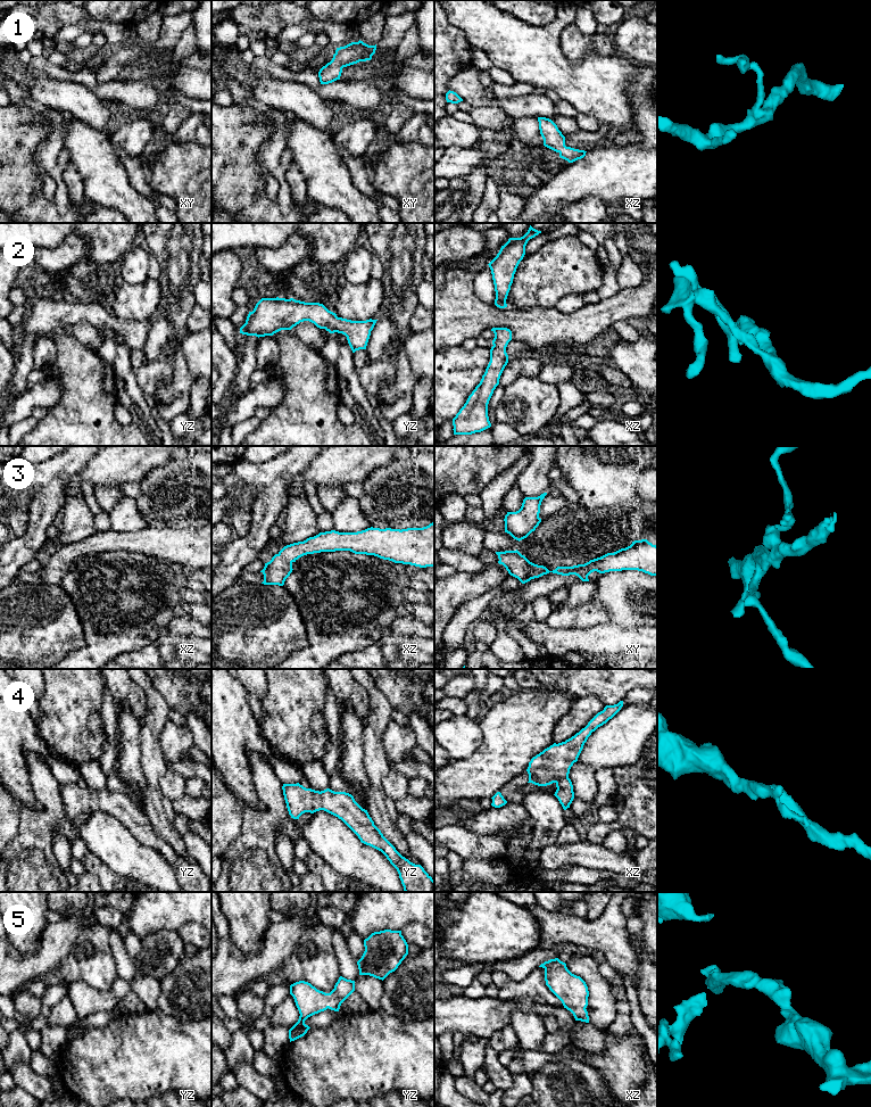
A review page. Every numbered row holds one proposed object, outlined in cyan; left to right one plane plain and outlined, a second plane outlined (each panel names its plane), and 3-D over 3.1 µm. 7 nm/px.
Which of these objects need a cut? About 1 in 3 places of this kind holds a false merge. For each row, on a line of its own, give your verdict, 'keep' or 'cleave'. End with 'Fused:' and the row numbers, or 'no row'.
1: keep
2: keep
3: keep
4: keep
5: keep
Fused: no row

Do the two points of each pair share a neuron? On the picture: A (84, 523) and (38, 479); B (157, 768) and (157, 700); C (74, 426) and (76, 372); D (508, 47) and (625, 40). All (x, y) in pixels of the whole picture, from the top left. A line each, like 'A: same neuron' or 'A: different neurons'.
A: different neurons
B: same neuron
C: same neuron
D: different neurons

